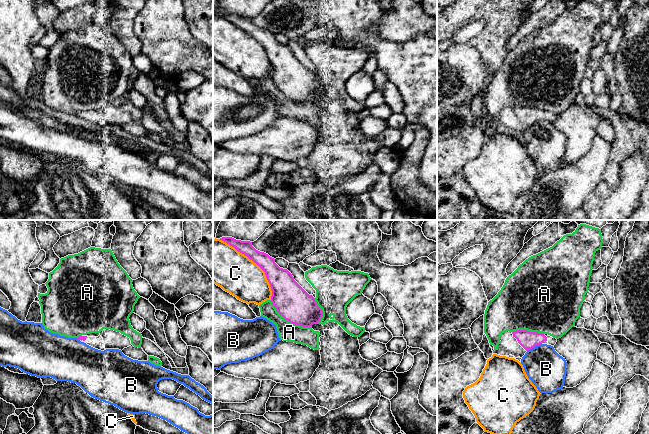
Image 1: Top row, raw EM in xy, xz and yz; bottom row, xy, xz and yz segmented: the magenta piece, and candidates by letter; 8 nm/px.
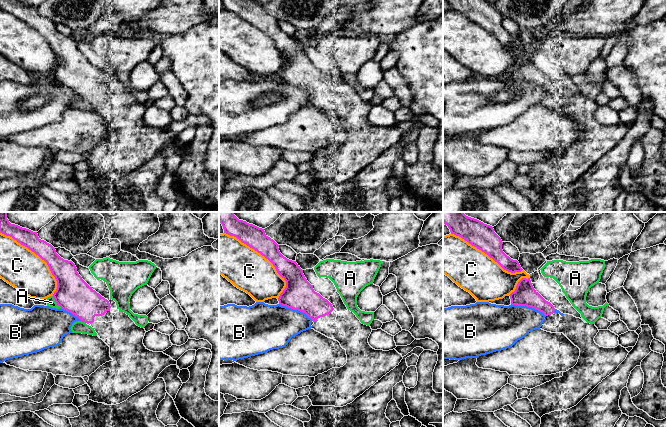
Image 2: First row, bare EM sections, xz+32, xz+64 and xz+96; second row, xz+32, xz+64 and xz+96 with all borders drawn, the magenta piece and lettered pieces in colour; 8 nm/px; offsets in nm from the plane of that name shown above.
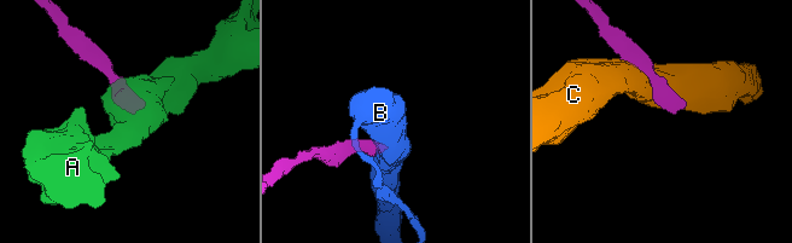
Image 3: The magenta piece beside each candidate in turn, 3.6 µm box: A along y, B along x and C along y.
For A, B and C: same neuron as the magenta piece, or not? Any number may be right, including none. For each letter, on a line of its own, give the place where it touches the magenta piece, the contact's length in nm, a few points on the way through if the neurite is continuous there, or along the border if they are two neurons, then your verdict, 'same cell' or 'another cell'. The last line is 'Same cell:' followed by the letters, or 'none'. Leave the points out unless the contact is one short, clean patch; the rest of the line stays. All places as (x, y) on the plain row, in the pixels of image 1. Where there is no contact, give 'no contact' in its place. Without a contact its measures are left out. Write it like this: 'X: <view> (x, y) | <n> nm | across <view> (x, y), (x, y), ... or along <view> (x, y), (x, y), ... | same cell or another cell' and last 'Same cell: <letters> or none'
A: xz (289, 97) | 400 nm | another cell
B: yz (534, 122) | 140 nm | along yz (541, 119), (527, 127) | another cell
C: xz (255, 38) | 650 nm | another cell
Same cell: none

